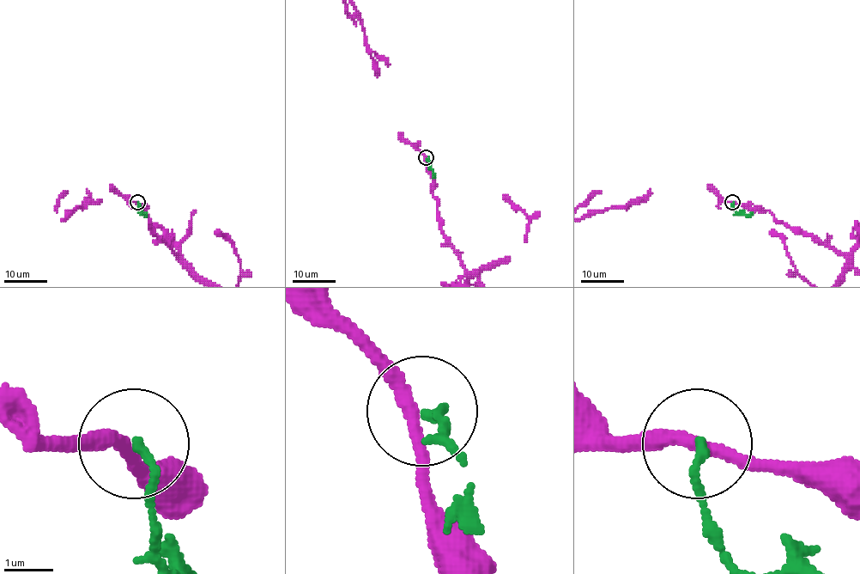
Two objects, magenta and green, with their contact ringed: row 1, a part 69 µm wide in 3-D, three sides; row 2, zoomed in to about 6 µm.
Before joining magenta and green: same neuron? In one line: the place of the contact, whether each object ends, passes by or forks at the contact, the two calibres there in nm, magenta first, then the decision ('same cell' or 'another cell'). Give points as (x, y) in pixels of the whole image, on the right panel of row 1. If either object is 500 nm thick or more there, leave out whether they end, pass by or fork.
place (732, 202); magenta passes by; green ends; calibres 280 and 160 nm; another cell

